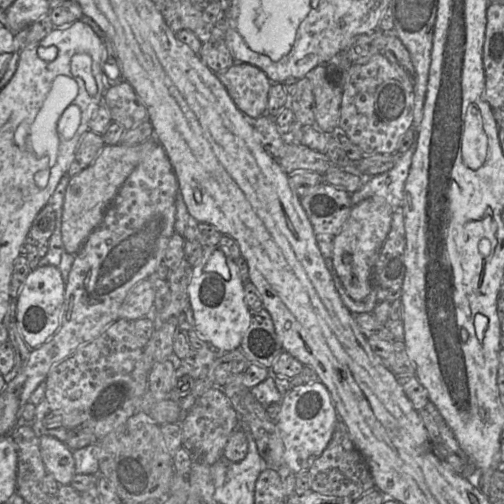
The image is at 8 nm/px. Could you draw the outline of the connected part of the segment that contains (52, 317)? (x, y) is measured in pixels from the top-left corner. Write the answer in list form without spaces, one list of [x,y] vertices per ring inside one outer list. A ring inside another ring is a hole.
[[[38,265],[28,274],[17,297],[16,322],[18,330],[30,349],[47,342],[57,331],[64,302],[66,283],[59,269],[51,265]]]

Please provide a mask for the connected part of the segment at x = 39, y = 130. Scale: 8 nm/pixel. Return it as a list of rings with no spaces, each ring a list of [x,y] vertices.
[[[57,76],[29,129],[28,146],[36,156],[49,157],[49,167],[56,163],[60,143],[66,140],[60,138],[57,123],[77,94],[73,78]]]

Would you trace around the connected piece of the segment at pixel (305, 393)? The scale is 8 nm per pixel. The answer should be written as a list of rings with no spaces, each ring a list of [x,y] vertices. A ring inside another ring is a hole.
[[[318,381],[314,384],[304,384],[297,388],[291,388],[279,404],[278,428],[283,443],[283,463],[295,474],[301,471],[308,471],[312,462],[323,453],[330,443],[339,422],[331,395],[325,385]]]

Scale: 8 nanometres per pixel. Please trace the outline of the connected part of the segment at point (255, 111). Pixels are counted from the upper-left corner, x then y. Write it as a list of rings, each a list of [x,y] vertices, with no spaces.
[[[234,63],[218,77],[245,116],[257,119],[267,114],[272,82],[262,70],[247,63]]]

